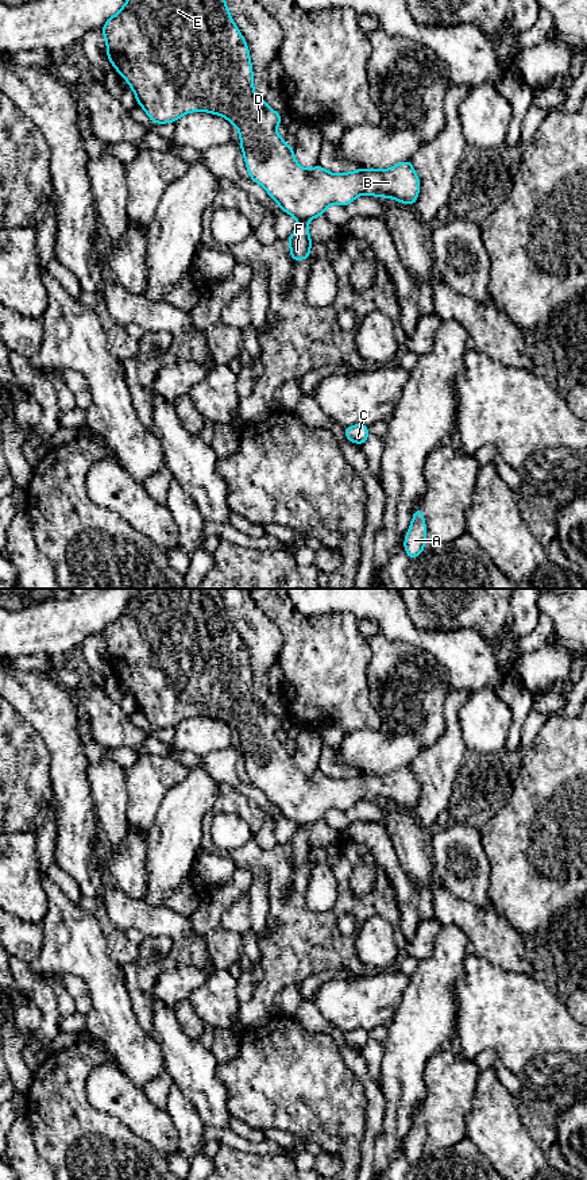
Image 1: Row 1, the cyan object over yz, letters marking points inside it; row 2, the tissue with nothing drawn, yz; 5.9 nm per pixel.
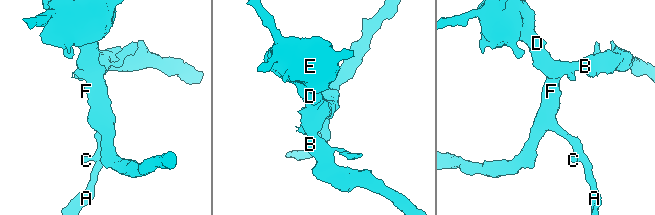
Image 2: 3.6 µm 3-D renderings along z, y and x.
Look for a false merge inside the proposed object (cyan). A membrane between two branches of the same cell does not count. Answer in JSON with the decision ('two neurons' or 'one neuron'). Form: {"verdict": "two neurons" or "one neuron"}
{"verdict": "one neuron"}

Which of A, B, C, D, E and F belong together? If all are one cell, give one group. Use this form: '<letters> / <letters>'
A B C D E F

